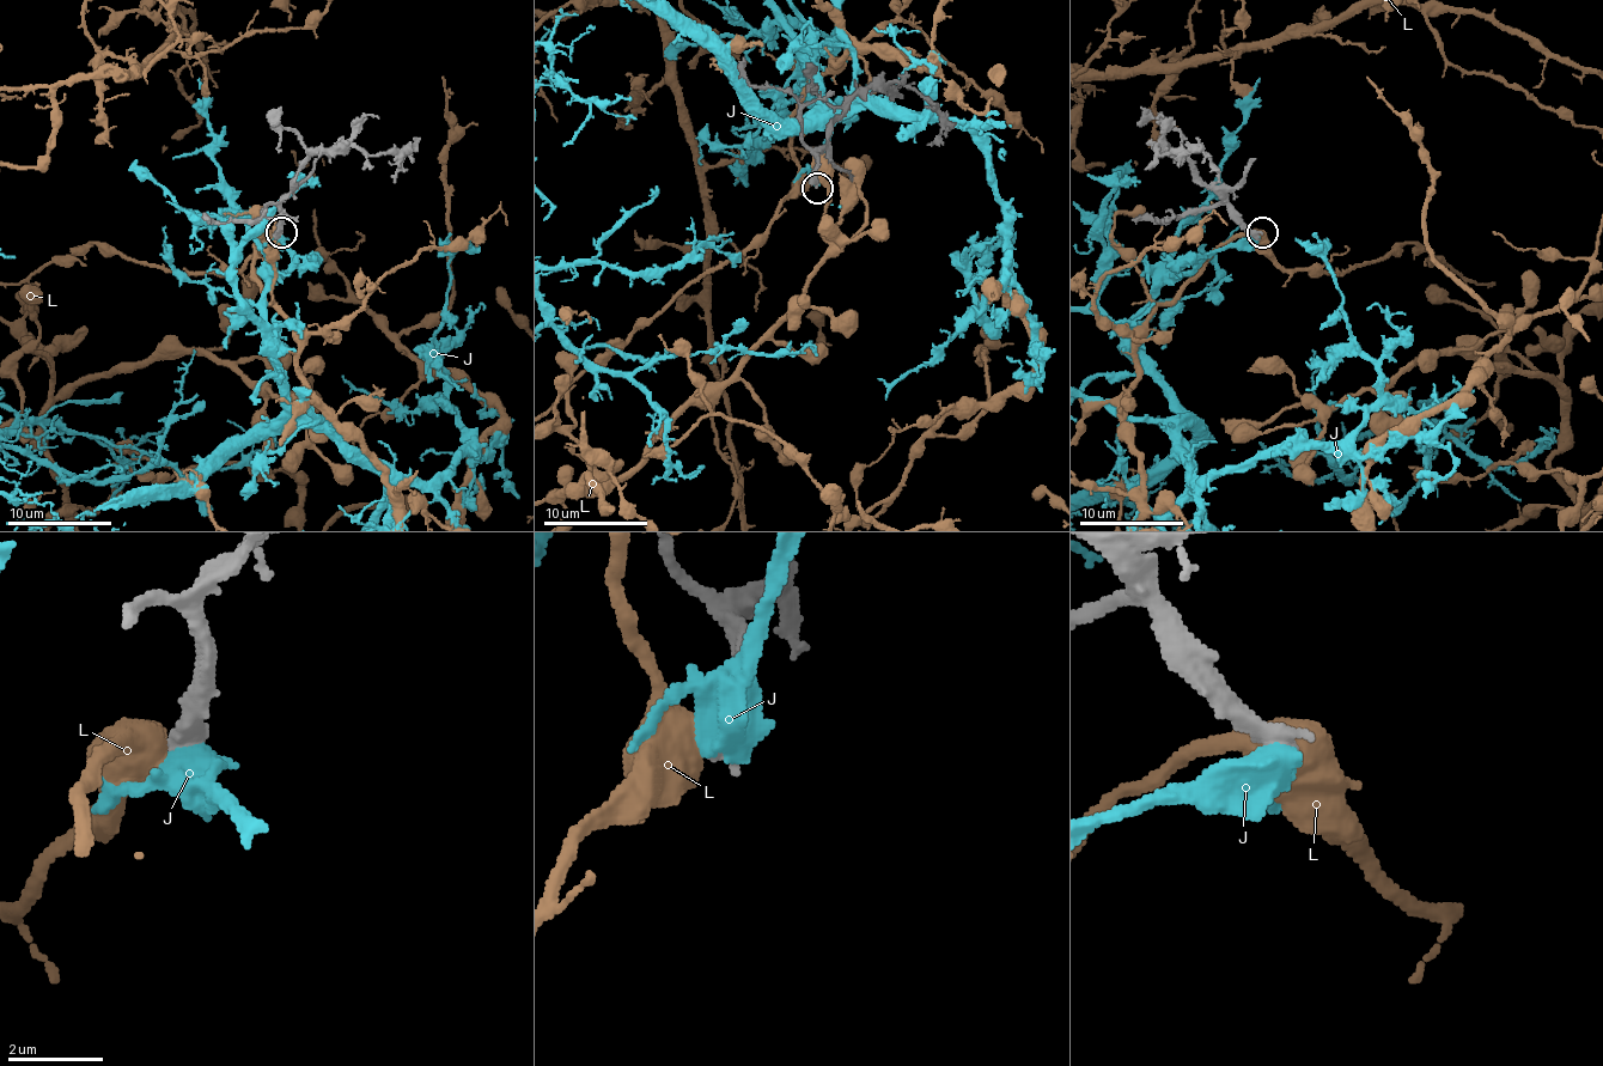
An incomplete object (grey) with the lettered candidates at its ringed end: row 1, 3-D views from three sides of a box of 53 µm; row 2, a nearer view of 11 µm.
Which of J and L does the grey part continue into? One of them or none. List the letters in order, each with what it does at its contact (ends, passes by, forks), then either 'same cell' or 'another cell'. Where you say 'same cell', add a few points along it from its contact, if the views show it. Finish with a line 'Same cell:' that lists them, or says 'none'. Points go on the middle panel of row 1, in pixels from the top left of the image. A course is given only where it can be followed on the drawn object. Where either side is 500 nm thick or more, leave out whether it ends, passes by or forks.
J: another cell
L: another cell
Same cell: none

